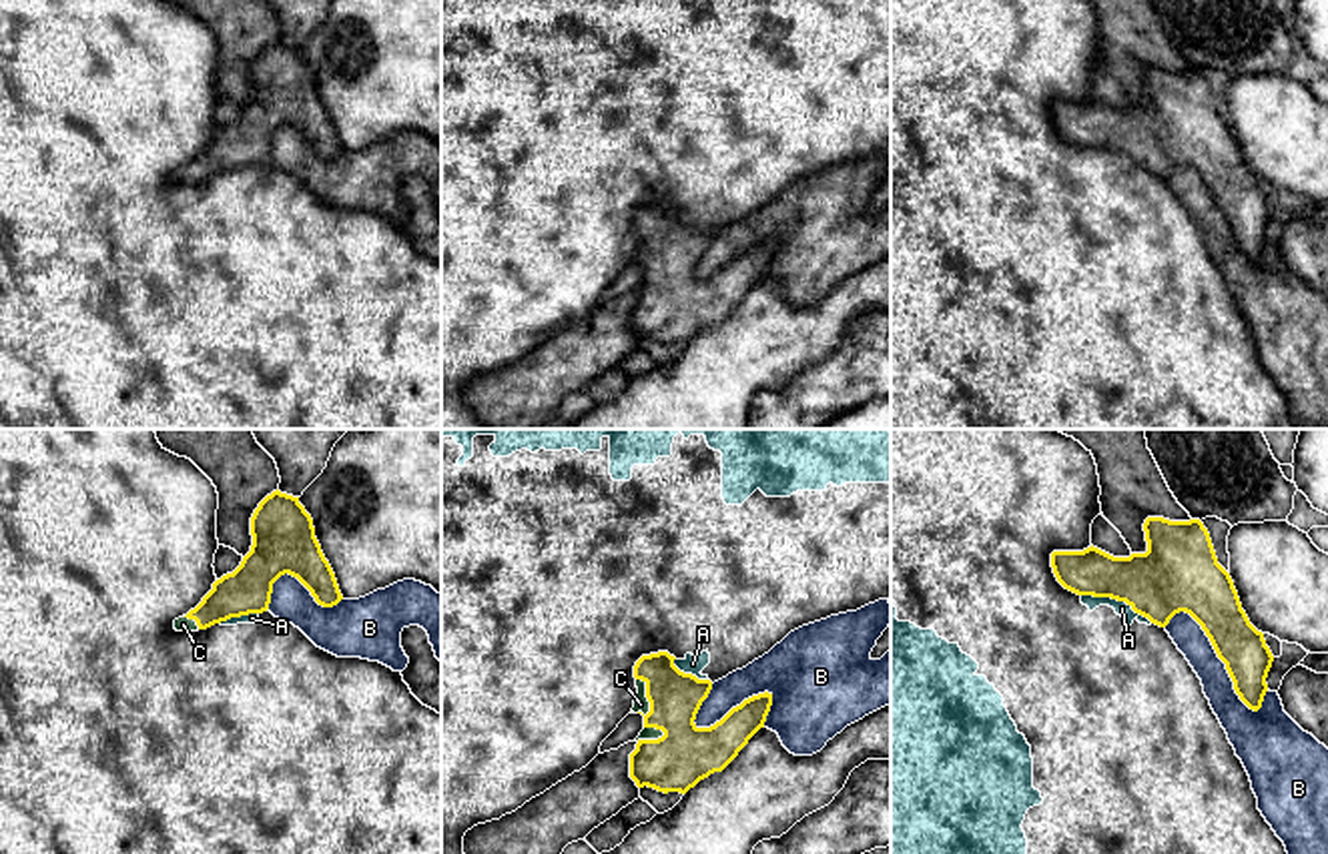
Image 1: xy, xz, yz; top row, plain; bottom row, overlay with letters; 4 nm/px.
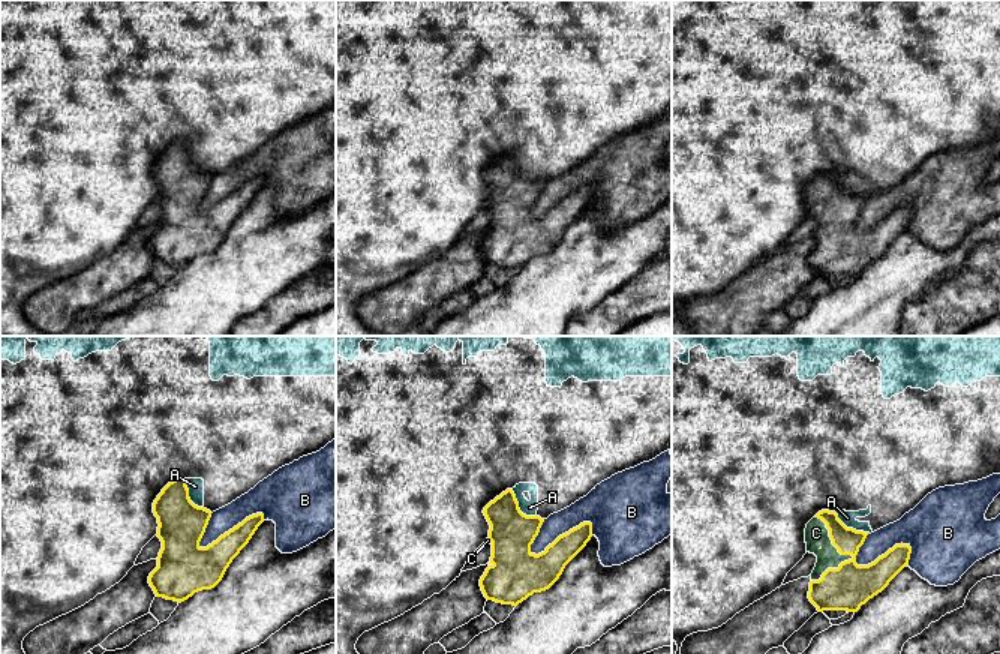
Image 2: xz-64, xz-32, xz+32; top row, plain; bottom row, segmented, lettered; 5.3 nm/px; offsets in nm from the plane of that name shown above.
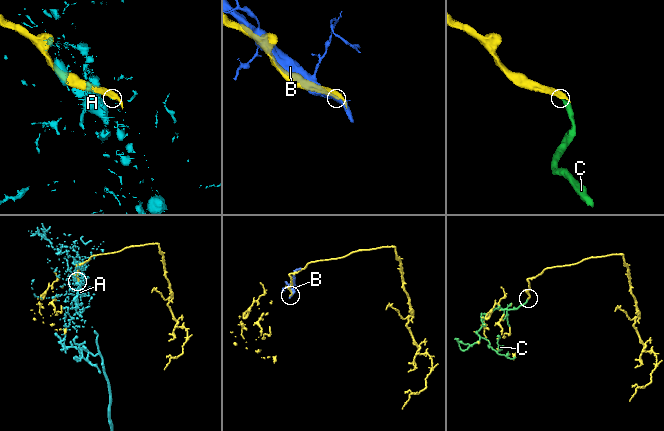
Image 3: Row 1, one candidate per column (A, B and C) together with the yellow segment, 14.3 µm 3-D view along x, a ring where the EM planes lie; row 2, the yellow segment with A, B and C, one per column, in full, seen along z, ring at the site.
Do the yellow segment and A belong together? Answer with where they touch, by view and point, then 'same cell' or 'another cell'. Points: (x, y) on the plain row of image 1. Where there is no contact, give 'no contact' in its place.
yz (1118, 151) | another cell

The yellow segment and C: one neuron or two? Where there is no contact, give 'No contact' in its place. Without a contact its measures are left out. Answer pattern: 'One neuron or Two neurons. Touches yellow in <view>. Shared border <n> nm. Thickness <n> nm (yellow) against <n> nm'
One neuron. Touches yellow in xz. Shared border 160 nm. Thickness 220 nm (yellow) against 60 nm

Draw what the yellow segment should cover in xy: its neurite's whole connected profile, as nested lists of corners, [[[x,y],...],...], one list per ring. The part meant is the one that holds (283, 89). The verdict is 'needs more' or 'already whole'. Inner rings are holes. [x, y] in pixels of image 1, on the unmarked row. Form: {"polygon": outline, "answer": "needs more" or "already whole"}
{"polygon": [[[279,40],[267,46],[251,68],[251,86],[253,96],[241,116],[217,130],[195,160],[175,170],[177,182],[199,182],[267,162],[273,134],[285,124],[297,128],[323,158],[343,150],[299,48]]], "answer": "needs more"}

